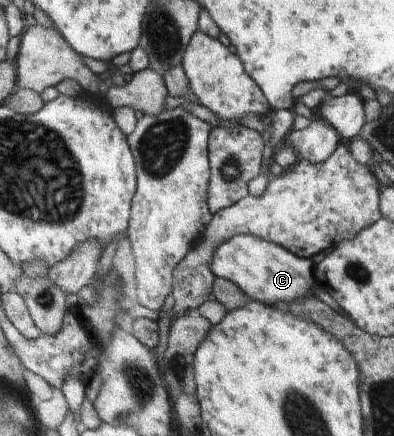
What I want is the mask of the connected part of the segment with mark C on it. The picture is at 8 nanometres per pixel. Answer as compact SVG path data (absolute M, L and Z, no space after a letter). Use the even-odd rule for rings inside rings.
M250 233L236 235L221 242L213 251L209 269L215 278L234 283L249 299L268 306L277 301L288 304L312 293L316 285L310 258L300 258L278 245L253 237Z

